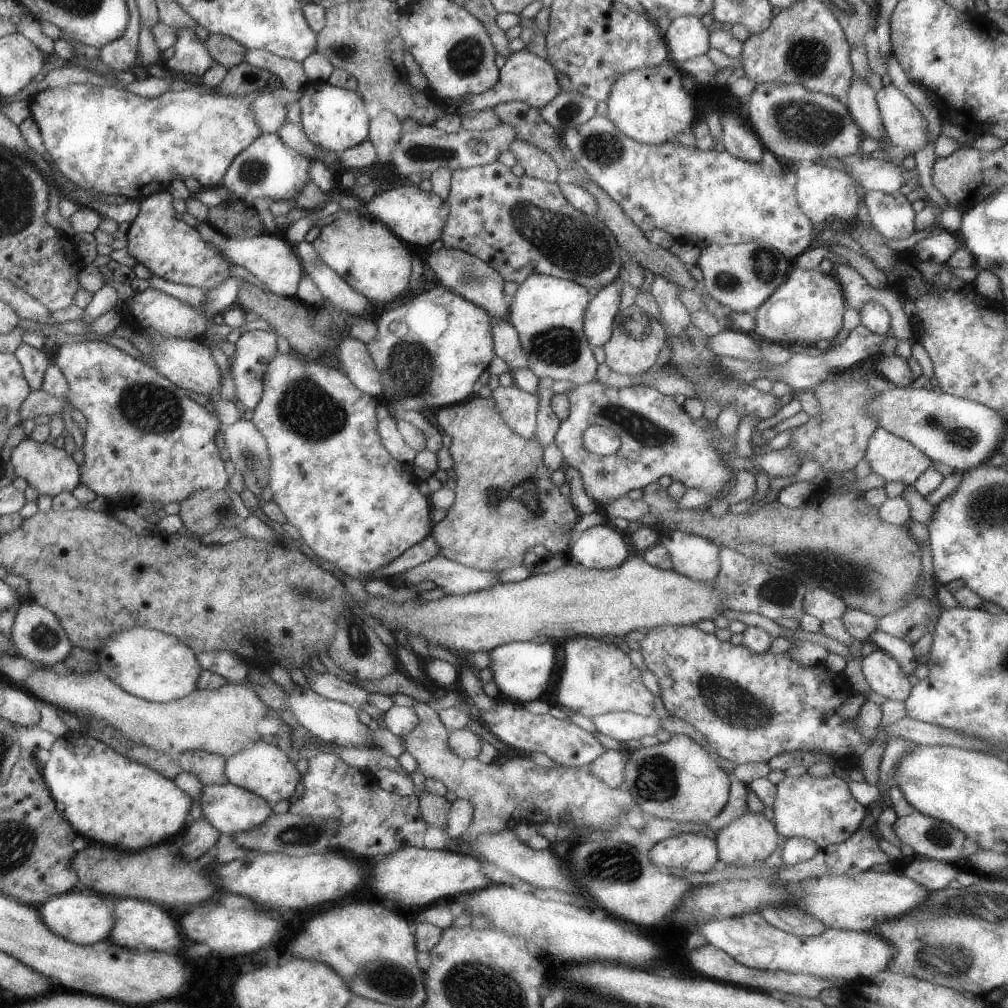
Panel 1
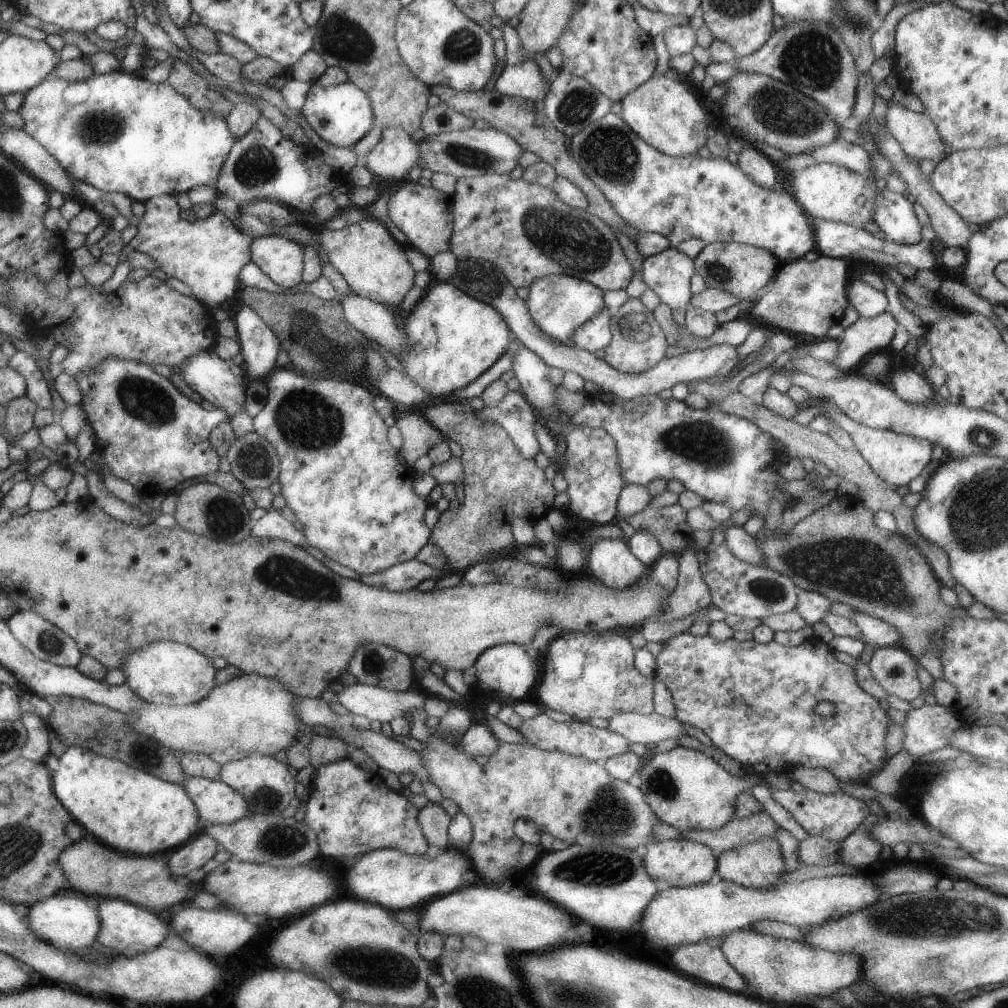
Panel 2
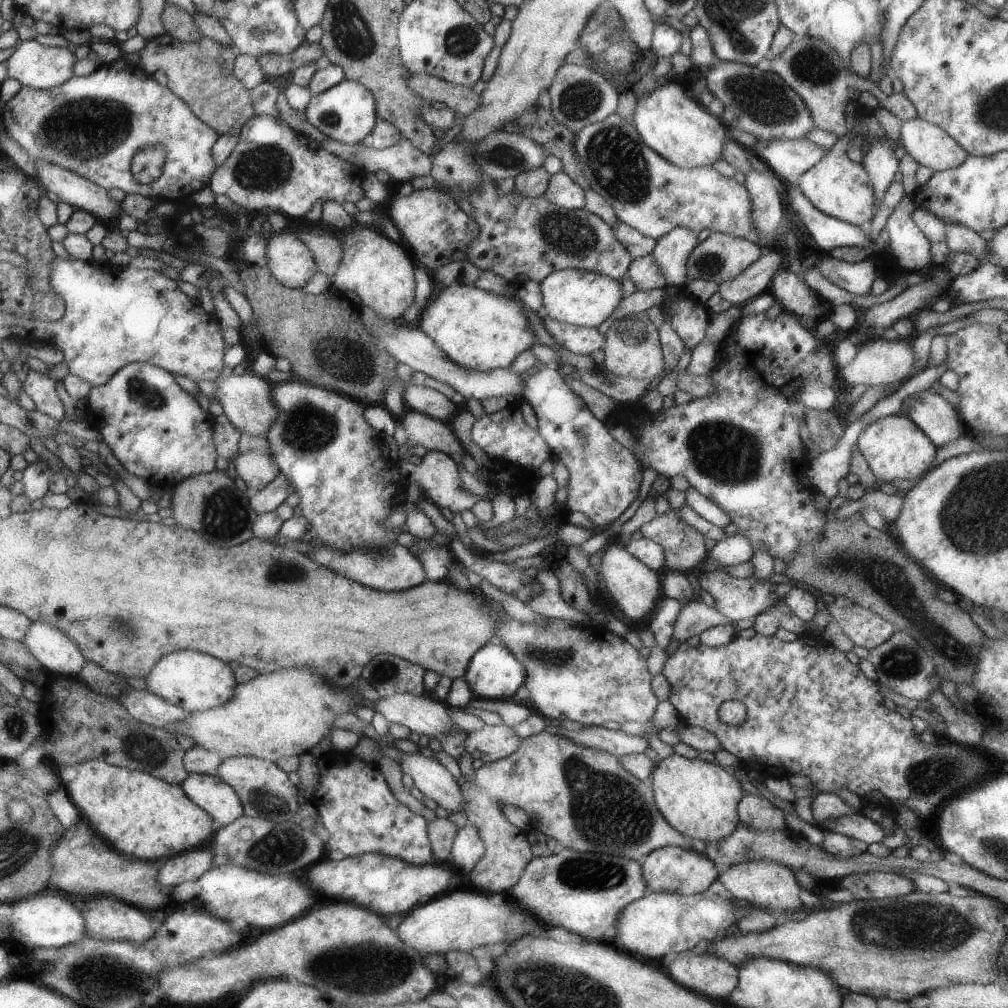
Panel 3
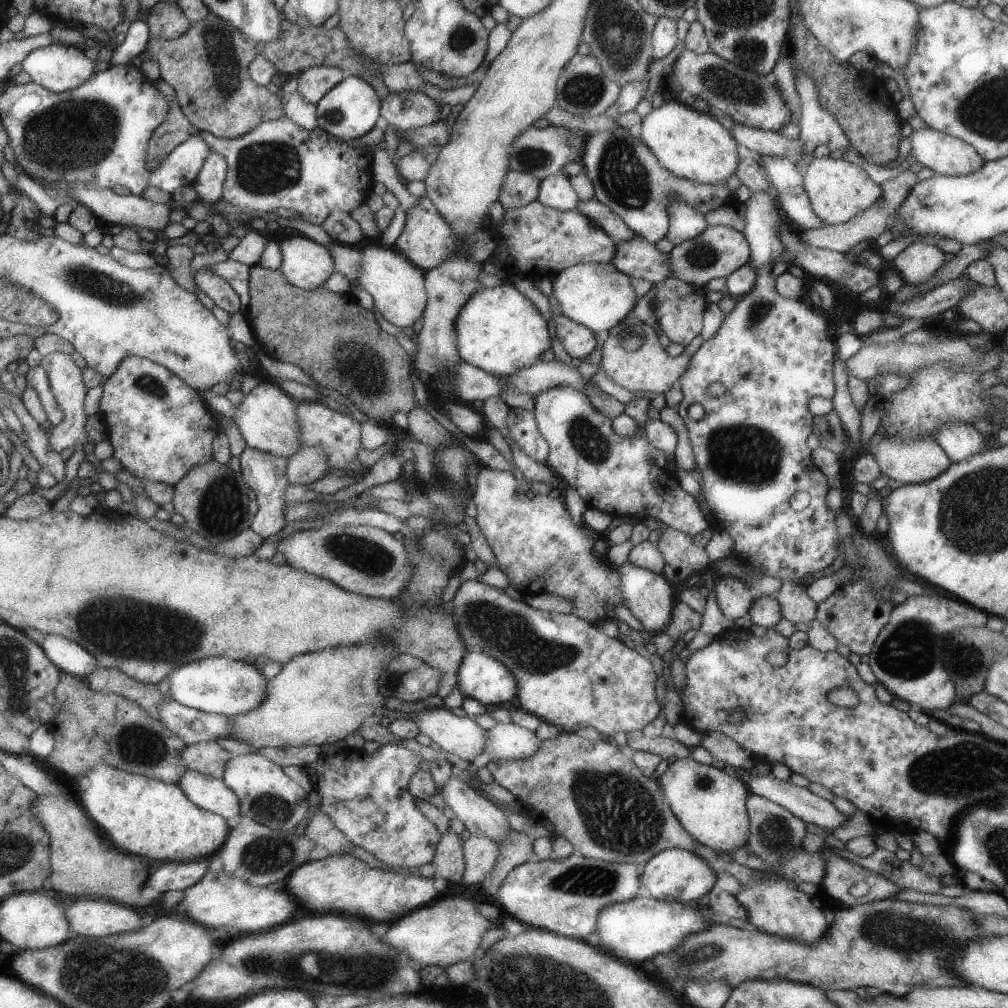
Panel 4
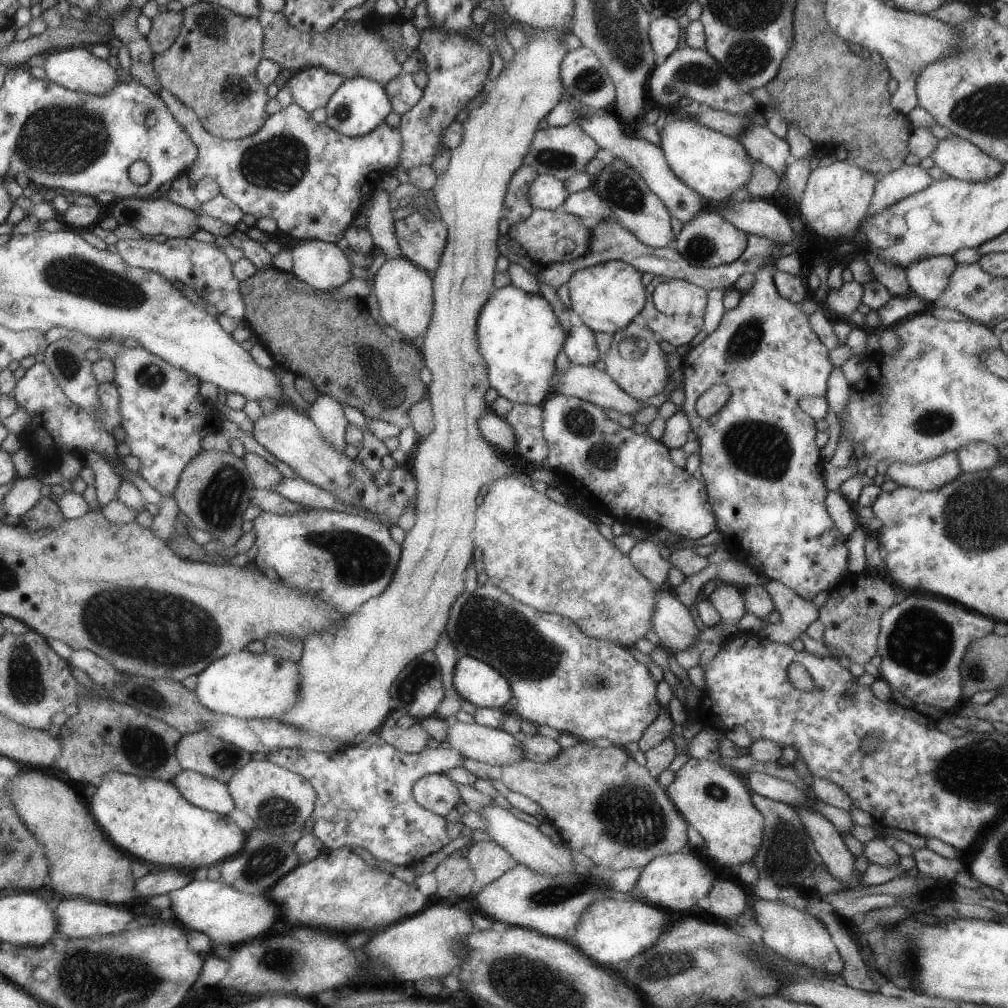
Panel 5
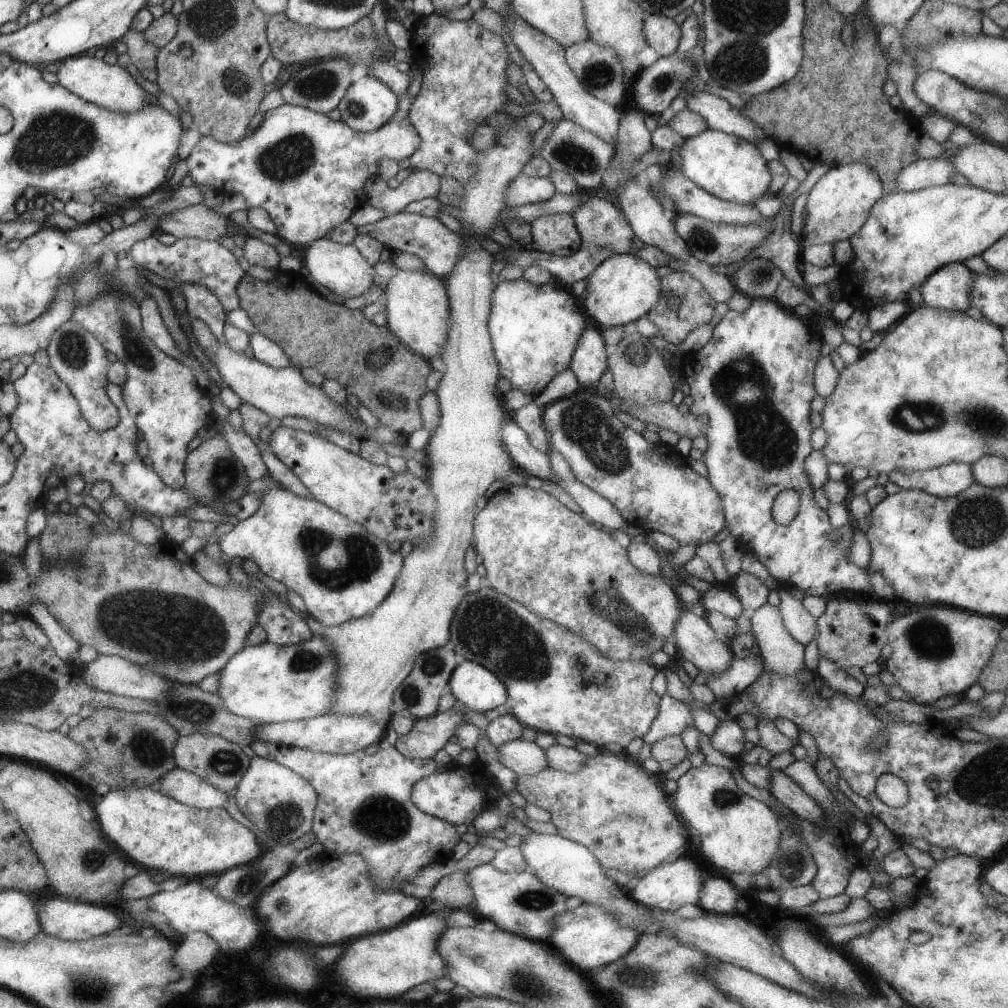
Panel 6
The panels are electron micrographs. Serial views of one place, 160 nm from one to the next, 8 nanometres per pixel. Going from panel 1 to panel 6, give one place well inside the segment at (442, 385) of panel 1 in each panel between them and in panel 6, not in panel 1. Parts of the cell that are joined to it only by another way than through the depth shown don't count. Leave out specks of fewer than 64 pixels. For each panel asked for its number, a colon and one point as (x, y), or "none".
2: (453, 337)
3: (480, 330)
4: (498, 330)
5: (518, 335)
6: (534, 329)

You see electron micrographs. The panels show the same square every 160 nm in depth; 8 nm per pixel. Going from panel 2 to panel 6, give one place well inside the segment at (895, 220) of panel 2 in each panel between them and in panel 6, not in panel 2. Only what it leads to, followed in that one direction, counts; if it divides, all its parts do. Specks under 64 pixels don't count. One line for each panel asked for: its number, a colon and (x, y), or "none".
3: (911, 249)
4: (915, 263)
5: (928, 278)
6: (948, 288)

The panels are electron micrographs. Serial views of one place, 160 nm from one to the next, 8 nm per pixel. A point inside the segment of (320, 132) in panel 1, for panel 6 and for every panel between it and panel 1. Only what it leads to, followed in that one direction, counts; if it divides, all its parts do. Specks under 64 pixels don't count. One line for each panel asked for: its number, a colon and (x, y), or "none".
2: (340, 115)
3: (346, 113)
4: (351, 108)
5: (358, 105)
6: (368, 103)

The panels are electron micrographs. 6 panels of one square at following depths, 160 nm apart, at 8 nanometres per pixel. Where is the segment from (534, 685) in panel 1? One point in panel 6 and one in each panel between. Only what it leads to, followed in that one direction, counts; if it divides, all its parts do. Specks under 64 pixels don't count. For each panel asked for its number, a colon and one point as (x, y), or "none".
2: (509, 668)
3: (492, 673)
4: (480, 677)
5: (472, 680)
6: (479, 690)

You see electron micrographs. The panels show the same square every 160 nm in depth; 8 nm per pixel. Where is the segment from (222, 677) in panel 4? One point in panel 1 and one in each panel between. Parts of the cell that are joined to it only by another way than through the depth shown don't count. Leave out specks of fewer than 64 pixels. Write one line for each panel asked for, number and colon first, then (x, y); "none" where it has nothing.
1: (155, 666)
2: (166, 673)
3: (195, 681)

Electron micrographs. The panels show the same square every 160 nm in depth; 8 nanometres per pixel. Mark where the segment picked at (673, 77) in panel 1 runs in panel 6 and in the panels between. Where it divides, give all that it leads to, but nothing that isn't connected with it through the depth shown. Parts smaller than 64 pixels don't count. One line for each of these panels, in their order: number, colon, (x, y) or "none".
2: (665, 113)
3: (681, 131)
4: (692, 145)
5: (712, 164)
6: (728, 167)

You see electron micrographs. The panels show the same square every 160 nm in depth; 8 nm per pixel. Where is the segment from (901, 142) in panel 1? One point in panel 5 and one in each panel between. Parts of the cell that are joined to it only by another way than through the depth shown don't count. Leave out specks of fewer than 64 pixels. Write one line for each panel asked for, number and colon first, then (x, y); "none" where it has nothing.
2: (917, 136)
3: (927, 144)
4: (946, 155)
5: (958, 158)

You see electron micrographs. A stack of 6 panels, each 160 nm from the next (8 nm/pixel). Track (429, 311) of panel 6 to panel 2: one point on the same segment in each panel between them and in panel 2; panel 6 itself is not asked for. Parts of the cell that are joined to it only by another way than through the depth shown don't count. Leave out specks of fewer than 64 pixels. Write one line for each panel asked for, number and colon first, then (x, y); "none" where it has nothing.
2: (373, 264)
3: (381, 272)
4: (396, 285)
5: (403, 291)

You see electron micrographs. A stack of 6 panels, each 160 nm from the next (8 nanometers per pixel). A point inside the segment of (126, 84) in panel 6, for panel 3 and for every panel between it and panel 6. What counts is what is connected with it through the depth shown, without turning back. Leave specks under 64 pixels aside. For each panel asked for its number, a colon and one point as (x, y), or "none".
3: (33, 65)
4: (56, 67)
5: (75, 68)

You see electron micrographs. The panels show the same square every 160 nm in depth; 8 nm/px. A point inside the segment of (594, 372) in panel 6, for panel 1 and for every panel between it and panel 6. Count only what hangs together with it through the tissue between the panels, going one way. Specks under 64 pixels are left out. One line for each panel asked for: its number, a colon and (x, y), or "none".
1: (597, 324)
2: (594, 334)
3: (578, 340)
4: (578, 341)
5: (579, 346)

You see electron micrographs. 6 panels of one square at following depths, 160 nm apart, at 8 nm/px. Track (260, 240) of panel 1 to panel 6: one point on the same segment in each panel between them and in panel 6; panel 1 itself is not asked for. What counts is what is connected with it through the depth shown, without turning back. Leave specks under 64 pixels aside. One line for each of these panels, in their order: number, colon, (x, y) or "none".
2: (280, 259)
3: (290, 262)
4: (305, 264)
5: (324, 266)
6: (342, 269)

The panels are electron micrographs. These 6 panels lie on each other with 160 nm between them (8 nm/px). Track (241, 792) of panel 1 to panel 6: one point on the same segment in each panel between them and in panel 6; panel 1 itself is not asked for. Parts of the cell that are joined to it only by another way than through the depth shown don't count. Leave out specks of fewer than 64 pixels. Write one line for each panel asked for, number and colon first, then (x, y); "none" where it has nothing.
2: (216, 803)
3: (210, 793)
4: (209, 794)
5: (204, 792)
6: (177, 784)

